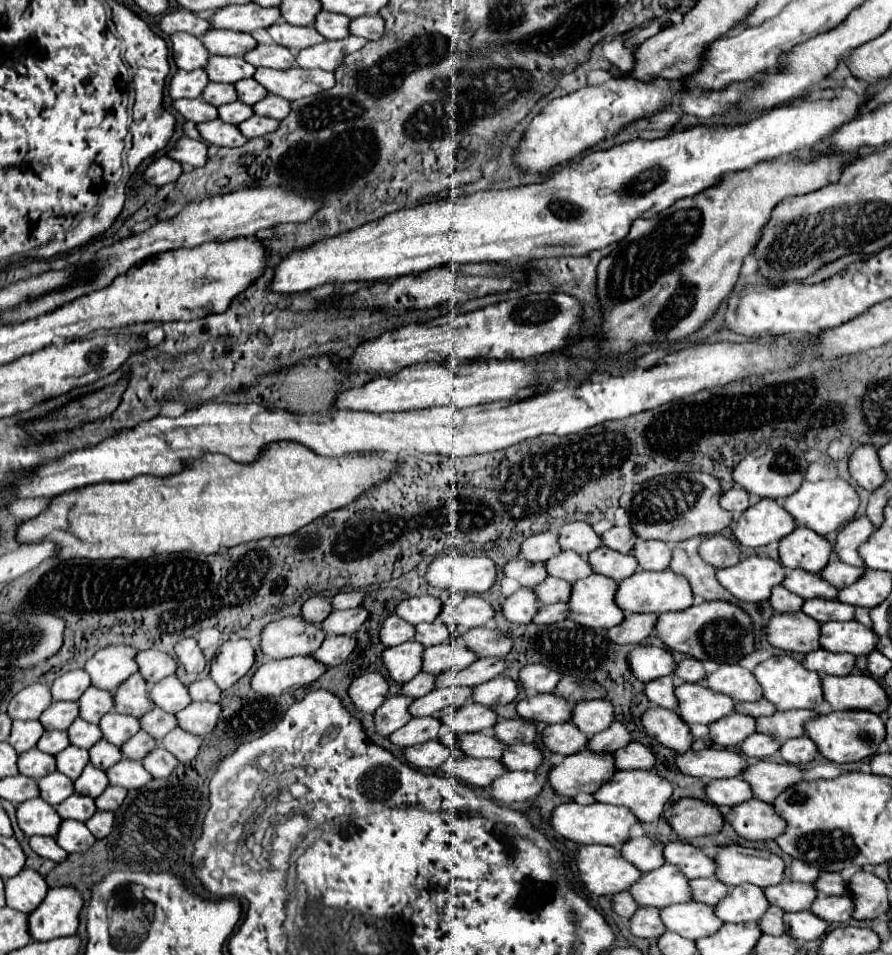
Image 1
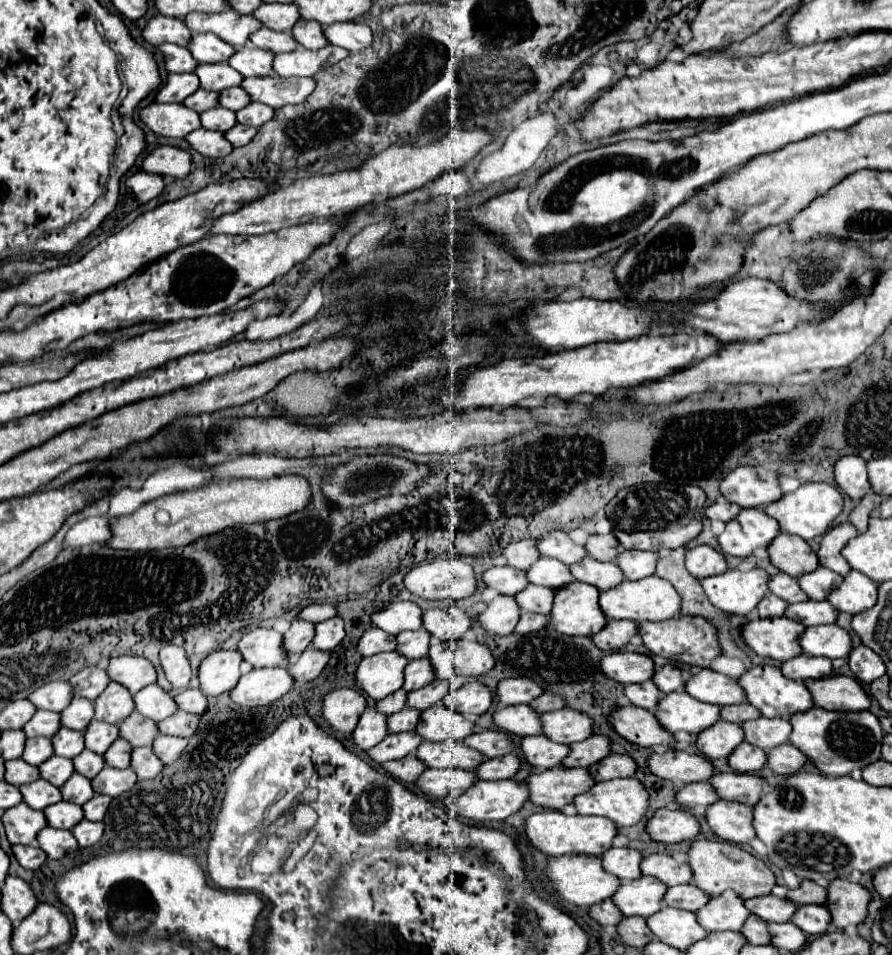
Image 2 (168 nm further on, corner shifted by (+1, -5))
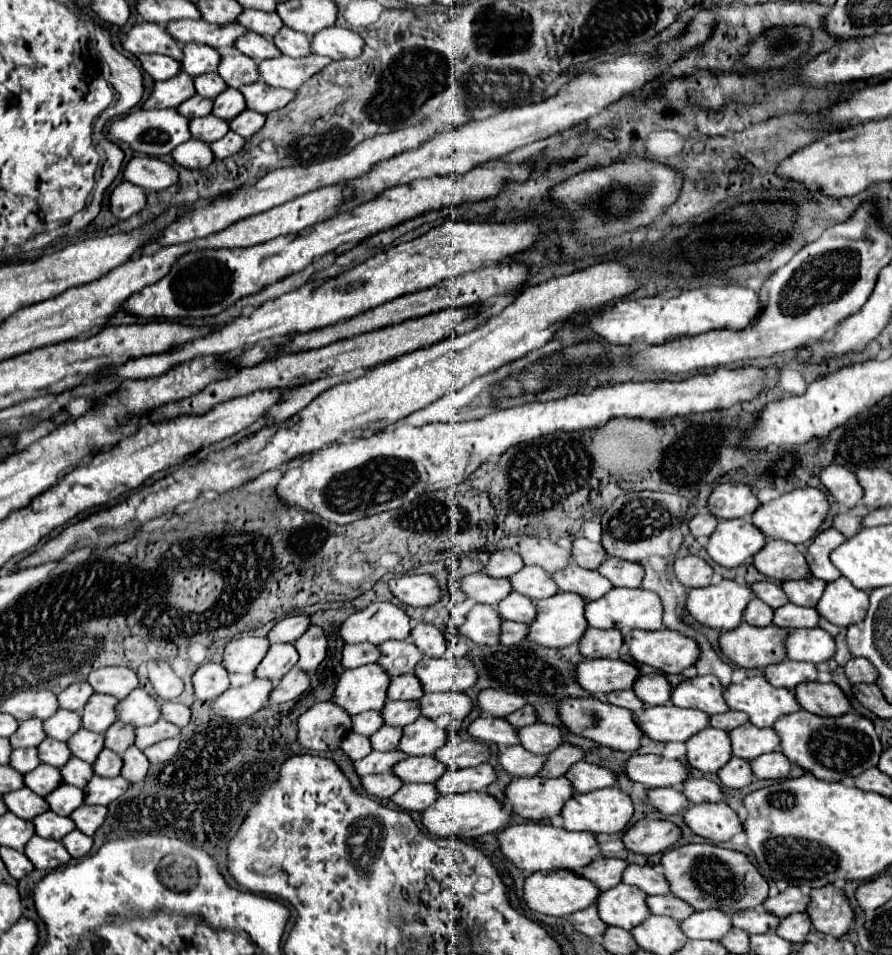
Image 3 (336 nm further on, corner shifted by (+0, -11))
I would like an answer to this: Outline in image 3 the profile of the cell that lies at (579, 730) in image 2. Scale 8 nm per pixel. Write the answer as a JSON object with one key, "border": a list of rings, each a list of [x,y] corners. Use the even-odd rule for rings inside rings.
{"border":[[[533,723],[517,731],[521,745],[537,755],[547,755],[565,743],[563,729],[549,723]]]}

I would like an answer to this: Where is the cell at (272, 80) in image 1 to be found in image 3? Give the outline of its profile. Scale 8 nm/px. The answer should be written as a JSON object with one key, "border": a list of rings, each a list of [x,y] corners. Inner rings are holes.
{"border":[[[257,81],[257,83],[251,83],[251,85],[243,85],[239,89],[245,97],[245,103],[247,103],[247,109],[253,109],[257,113],[271,113],[271,111],[277,111],[277,109],[283,109],[287,103],[291,103],[297,93],[295,91],[289,91],[289,89],[275,89],[263,81]]]}

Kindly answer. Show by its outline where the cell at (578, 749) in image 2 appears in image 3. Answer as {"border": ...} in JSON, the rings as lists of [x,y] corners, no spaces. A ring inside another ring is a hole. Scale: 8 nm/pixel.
{"border":[[[563,743],[559,749],[547,755],[547,765],[539,771],[539,777],[561,777],[565,775],[575,763],[585,759],[585,751],[577,745]]]}

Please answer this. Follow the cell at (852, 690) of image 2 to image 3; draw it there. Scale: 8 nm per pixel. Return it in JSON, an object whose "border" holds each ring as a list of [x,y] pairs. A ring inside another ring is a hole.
{"border":[[[803,683],[793,691],[799,705],[815,715],[841,717],[853,709],[849,697],[835,683]]]}

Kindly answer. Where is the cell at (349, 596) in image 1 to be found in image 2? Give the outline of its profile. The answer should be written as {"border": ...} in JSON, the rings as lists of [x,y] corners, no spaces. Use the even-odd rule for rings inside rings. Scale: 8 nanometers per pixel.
{"border":[[[312,603],[312,605],[306,605],[298,613],[298,619],[310,621],[310,623],[320,623],[320,621],[330,619],[334,615],[336,615],[336,607],[334,605],[330,605],[330,603]]]}

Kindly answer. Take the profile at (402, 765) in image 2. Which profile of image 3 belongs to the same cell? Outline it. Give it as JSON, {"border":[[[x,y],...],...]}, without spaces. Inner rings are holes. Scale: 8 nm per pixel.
{"border":[[[391,771],[379,773],[379,775],[365,775],[365,777],[361,777],[361,783],[363,783],[365,791],[375,797],[391,797],[403,785],[403,781],[399,777],[395,777],[395,773],[391,773]]]}

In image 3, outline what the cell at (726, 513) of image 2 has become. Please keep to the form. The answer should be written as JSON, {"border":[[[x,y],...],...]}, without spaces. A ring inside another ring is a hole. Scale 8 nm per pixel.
{"border":[[[699,513],[699,515],[695,515],[687,523],[687,527],[689,527],[689,533],[693,537],[709,537],[715,531],[717,523],[719,523],[719,519],[715,515],[711,515],[711,513]]]}

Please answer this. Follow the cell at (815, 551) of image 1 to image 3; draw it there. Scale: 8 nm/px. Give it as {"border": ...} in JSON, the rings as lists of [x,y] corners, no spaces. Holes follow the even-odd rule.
{"border":[[[771,539],[753,559],[753,565],[759,573],[775,581],[805,579],[809,577],[809,565],[805,555],[787,541]]]}

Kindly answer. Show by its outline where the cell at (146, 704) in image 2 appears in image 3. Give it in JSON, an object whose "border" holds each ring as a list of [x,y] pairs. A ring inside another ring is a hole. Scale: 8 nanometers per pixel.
{"border":[[[135,689],[129,697],[125,697],[119,707],[119,719],[125,723],[131,723],[135,727],[143,725],[153,725],[161,719],[161,707],[159,703],[145,691],[145,689]]]}

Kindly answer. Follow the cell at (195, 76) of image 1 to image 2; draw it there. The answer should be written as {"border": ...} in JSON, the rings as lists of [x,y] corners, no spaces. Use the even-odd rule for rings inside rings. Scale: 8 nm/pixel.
{"border":[[[178,73],[168,75],[164,87],[156,95],[156,103],[182,103],[188,95],[192,95],[200,87],[200,81],[194,73]]]}

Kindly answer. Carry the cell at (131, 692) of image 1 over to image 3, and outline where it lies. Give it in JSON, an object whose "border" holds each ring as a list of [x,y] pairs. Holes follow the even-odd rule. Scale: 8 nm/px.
{"border":[[[99,693],[91,695],[81,715],[83,727],[95,733],[105,733],[117,721],[117,705],[119,699],[111,695],[99,695]]]}

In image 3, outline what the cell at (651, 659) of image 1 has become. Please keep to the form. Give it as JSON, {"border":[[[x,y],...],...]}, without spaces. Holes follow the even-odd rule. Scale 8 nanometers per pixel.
{"border":[[[585,659],[577,665],[575,677],[593,695],[631,689],[641,677],[637,665],[621,659]]]}

